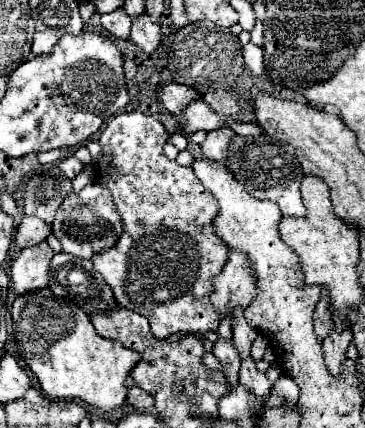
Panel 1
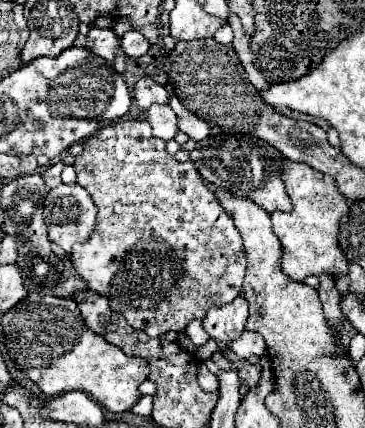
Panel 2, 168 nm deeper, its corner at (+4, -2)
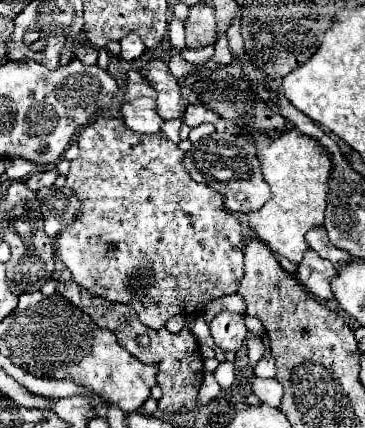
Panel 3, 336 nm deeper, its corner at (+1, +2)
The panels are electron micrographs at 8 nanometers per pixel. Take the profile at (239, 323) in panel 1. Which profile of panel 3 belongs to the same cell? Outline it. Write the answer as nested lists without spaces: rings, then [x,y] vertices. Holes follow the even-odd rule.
[[[253,378],[253,380],[251,380],[251,386],[253,386],[255,396],[257,396],[263,404],[273,406],[273,408],[279,408],[281,398],[283,398],[283,386],[281,386],[275,378],[273,378],[273,380]]]

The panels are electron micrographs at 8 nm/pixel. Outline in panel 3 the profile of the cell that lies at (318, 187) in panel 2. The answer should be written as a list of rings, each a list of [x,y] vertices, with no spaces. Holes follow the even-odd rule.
[[[241,128],[239,136],[247,138],[247,142],[255,146],[255,156],[259,156],[263,180],[267,180],[267,184],[271,186],[271,200],[263,208],[247,214],[247,226],[271,250],[299,264],[303,254],[309,250],[309,244],[305,242],[307,230],[321,224],[325,218],[323,212],[327,204],[331,172],[331,160],[327,156],[327,150],[295,128],[285,128],[275,138],[271,138],[265,130],[249,132]]]

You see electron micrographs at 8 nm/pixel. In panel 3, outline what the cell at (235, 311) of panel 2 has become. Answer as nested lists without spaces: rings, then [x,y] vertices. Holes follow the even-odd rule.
[[[221,312],[211,322],[211,336],[215,346],[223,352],[239,352],[247,336],[247,328],[241,314]]]

